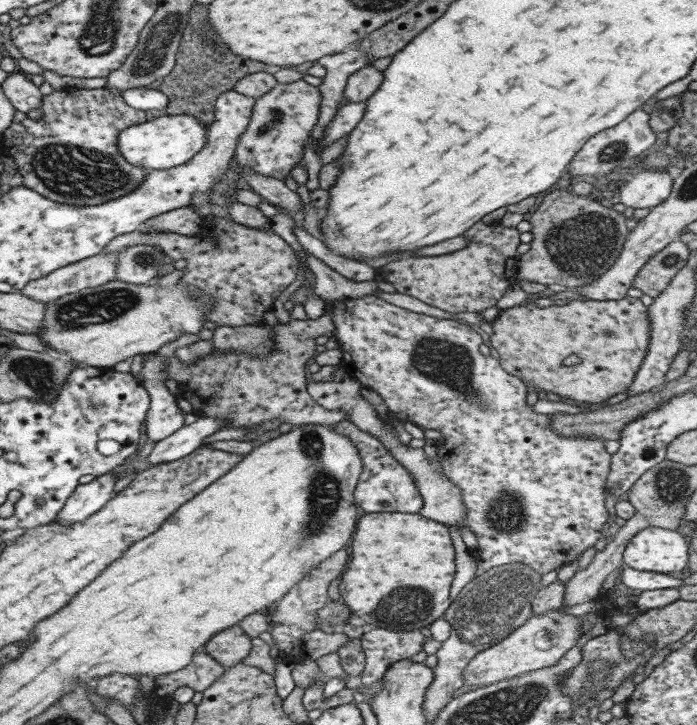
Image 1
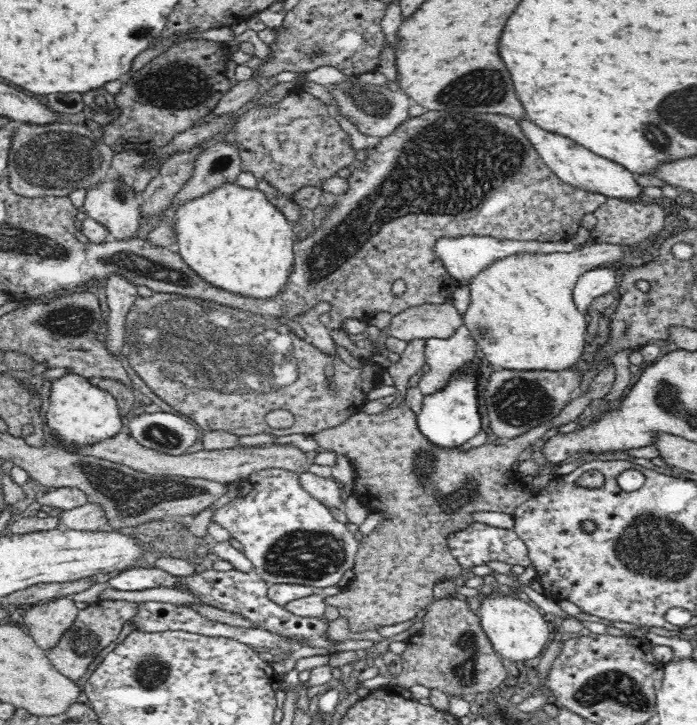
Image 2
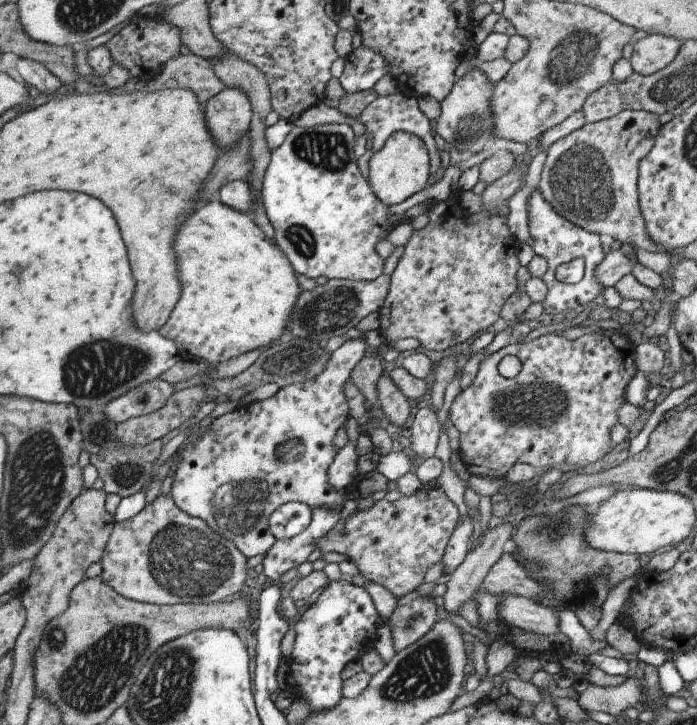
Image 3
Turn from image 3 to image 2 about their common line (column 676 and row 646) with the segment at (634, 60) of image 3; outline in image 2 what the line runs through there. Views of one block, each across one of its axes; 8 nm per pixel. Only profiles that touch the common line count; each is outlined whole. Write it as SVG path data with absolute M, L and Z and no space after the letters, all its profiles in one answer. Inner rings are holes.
M71 596L60 597L37 603L26 612L28 633L45 652L58 645L64 630L76 620L79 609L74 602Z

